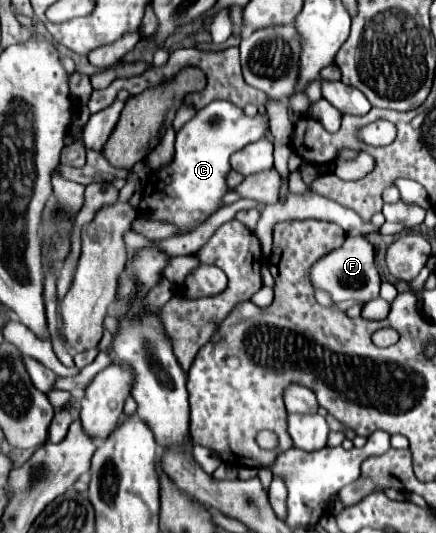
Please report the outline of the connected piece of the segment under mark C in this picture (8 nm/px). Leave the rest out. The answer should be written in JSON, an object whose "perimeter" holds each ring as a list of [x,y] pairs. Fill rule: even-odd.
{"perimeter":[[[214,100],[212,104],[200,108],[192,120],[188,120],[176,132],[176,152],[174,160],[152,172],[150,184],[146,182],[144,194],[140,200],[140,216],[144,220],[172,224],[178,228],[176,236],[184,236],[194,232],[208,216],[212,216],[218,208],[222,208],[222,198],[228,192],[228,172],[230,156],[244,148],[250,142],[262,138],[264,128],[268,124],[268,116],[258,114],[256,118],[248,118],[238,106],[228,104],[226,100]],[[148,186],[156,192],[164,194],[166,200],[148,200]]]}

